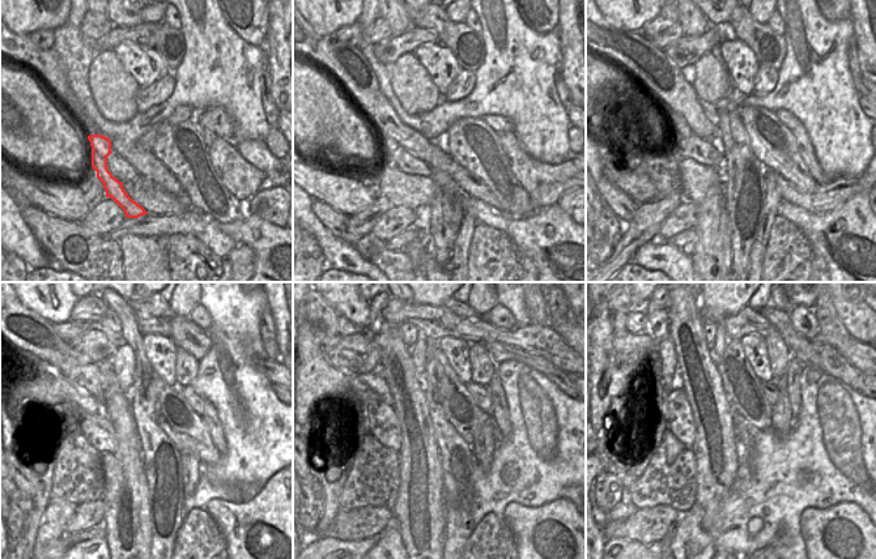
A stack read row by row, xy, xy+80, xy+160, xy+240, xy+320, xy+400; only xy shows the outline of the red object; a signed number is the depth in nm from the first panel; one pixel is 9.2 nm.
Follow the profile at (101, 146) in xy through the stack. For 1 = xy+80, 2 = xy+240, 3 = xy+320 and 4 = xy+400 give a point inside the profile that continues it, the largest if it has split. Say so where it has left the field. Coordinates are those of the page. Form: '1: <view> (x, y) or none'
1: xy+80 (388, 144)
2: xy+240 (26, 382)
3: xy+320 (319, 379)
4: xy+400 (612, 380)

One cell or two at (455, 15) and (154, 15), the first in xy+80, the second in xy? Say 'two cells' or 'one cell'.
one cell

